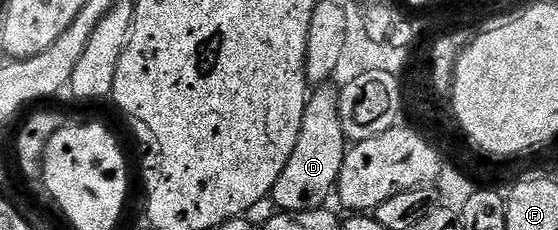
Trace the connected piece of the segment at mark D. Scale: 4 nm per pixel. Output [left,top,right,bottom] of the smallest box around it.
[270,85,346,212]

